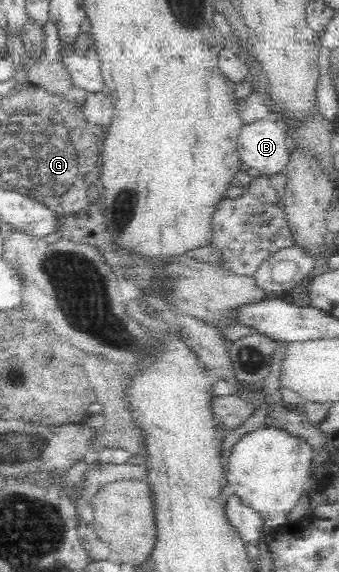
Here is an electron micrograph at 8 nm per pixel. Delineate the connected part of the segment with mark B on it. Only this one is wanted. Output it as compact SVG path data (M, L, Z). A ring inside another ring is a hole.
M268 116L243 124L237 150L251 173L272 179L290 163L291 145L282 123Z

